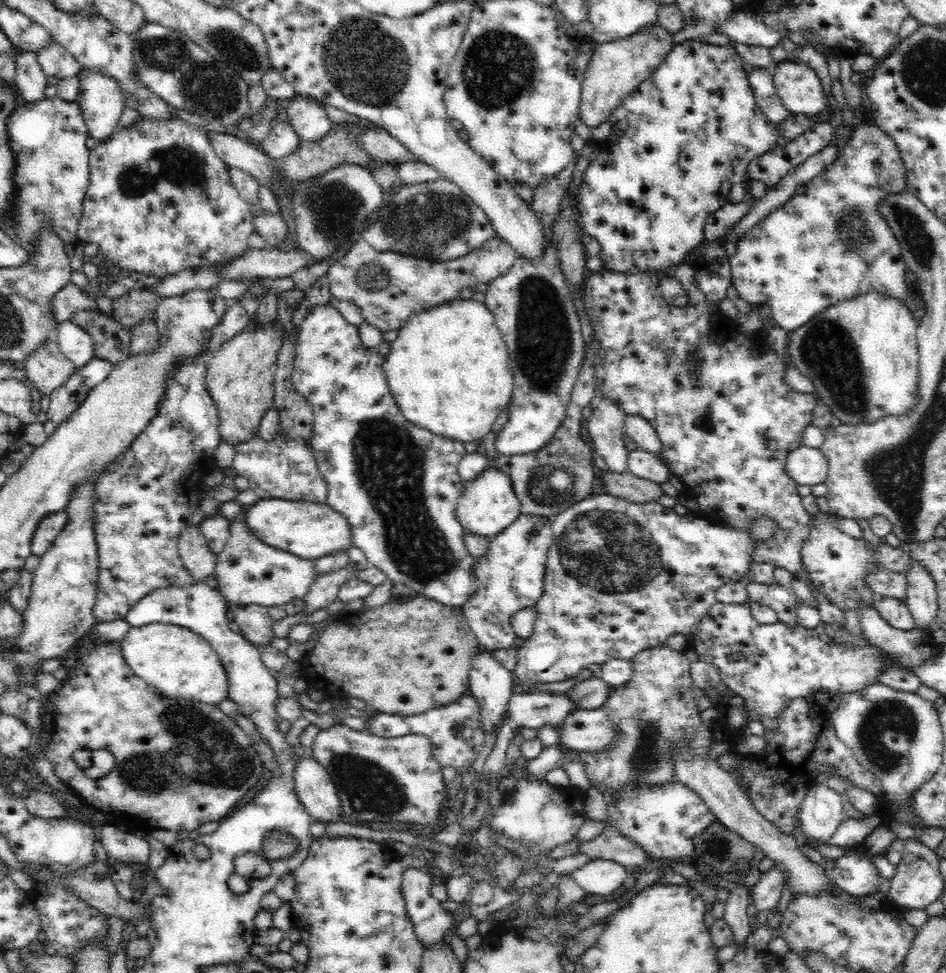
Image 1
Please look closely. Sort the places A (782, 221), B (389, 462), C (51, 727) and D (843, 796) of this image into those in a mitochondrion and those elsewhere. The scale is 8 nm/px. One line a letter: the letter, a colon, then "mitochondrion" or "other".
A: other
B: mitochondrion
C: other
D: other

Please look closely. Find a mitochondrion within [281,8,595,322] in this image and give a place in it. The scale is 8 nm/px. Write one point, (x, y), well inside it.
(370, 68)

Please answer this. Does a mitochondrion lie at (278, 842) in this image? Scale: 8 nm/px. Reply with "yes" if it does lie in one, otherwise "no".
yes

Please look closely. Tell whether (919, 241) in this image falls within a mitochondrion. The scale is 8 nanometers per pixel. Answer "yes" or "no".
yes

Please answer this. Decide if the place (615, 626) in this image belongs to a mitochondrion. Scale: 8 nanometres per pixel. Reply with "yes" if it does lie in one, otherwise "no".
no

